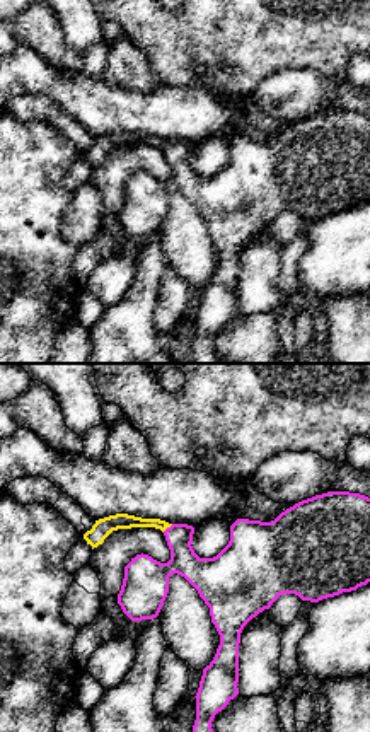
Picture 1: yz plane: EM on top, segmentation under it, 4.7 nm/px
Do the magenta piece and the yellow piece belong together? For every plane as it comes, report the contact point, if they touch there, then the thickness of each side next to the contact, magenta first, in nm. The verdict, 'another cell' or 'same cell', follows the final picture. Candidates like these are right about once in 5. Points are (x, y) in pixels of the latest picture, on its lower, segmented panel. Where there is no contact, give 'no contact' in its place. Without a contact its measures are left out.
meets magenta at (167, 528); 180 nm thick on the magenta side, 80 nm on the other

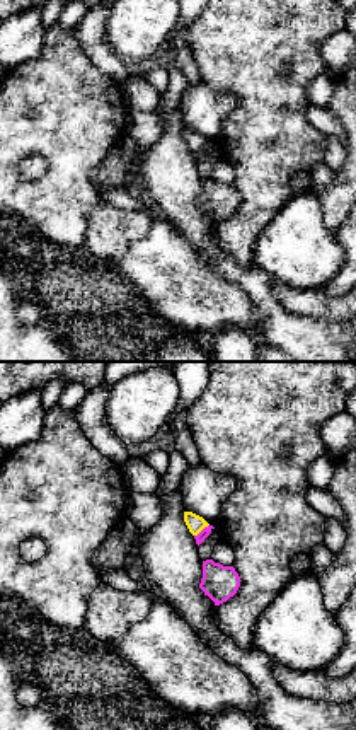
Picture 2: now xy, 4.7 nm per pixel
meets magenta at (203, 529); 50 nm thick on the magenta side, 80 nm on the other

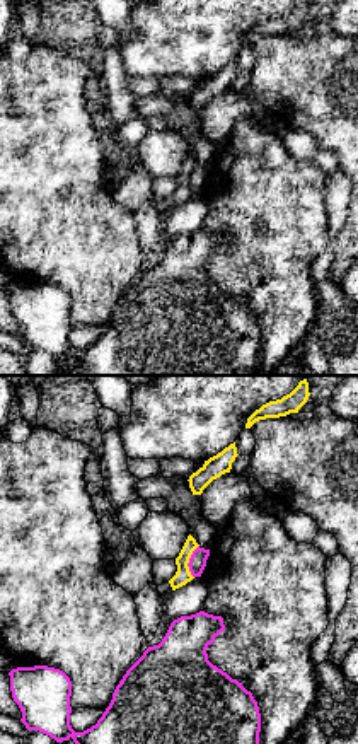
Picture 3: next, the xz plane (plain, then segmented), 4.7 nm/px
meets magenta at (190, 562); 80 nm thick on the magenta side, 80 nm on the other

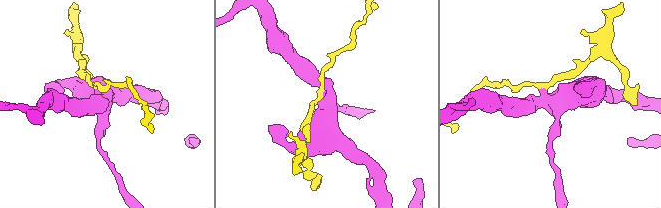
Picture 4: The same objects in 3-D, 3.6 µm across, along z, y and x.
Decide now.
another cell

